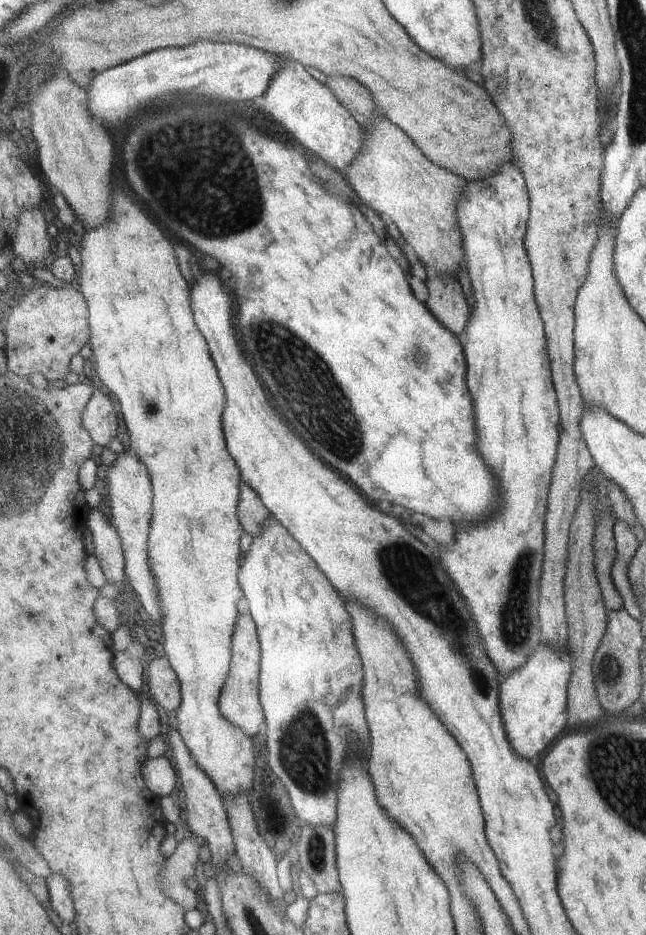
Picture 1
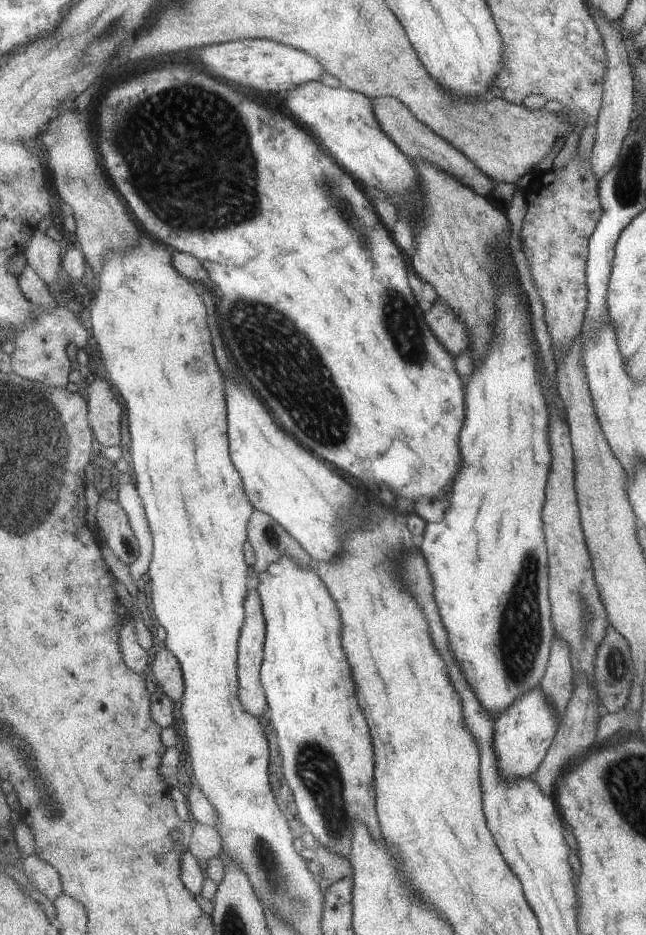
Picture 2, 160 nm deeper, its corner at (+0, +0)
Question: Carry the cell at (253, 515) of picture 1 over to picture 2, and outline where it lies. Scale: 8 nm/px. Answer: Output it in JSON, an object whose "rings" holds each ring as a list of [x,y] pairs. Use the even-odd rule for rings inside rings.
{"rings":[[[255,510],[249,520],[248,541],[255,552],[253,567],[258,574],[267,572],[269,566],[279,562],[283,556],[293,558],[305,570],[314,568],[314,560],[307,550],[276,519],[259,510]]]}

